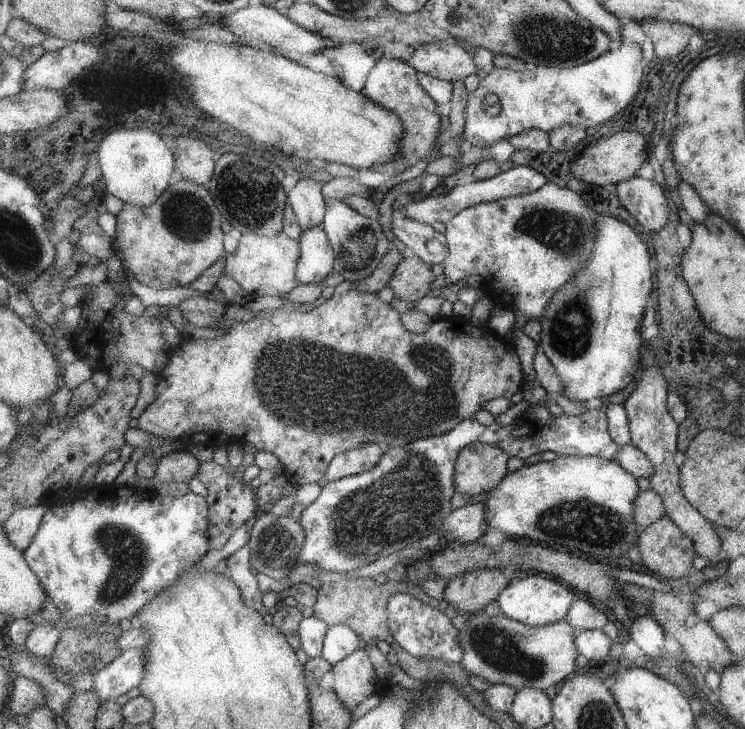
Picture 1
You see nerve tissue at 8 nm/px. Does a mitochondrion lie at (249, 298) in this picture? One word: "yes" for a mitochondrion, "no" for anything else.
no

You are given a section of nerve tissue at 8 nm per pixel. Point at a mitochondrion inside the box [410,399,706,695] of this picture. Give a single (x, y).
(584, 526)

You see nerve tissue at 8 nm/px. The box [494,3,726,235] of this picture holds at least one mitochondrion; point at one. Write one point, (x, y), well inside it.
(538, 35)

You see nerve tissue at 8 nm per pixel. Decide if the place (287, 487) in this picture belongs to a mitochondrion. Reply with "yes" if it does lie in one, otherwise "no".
no

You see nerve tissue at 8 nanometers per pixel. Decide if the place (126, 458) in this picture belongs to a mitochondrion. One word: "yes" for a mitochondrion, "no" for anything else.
no

